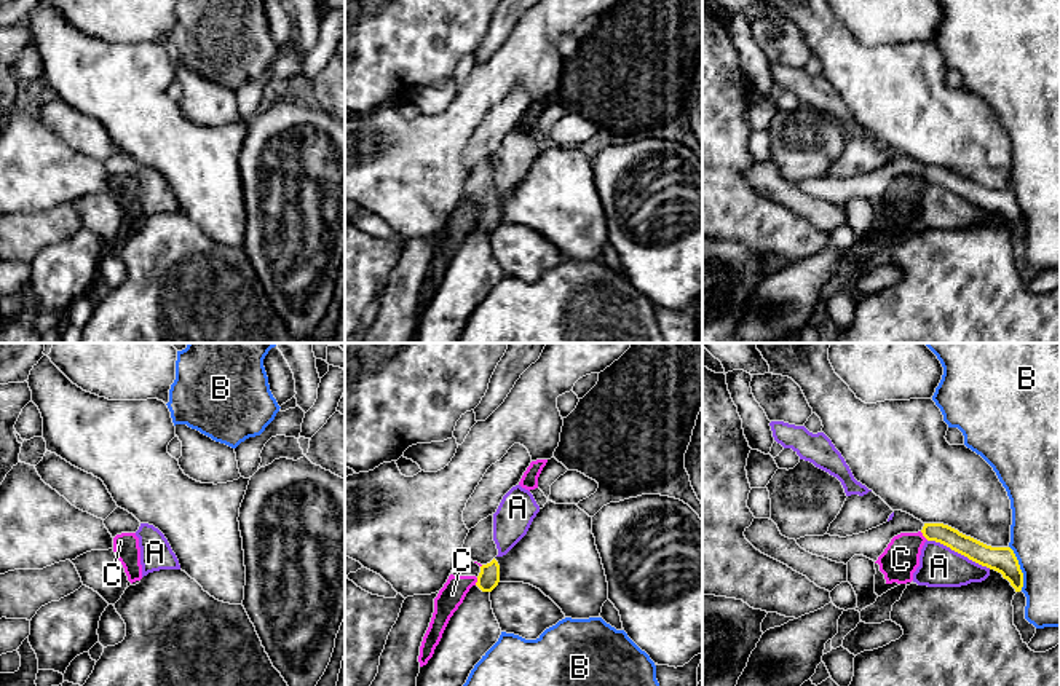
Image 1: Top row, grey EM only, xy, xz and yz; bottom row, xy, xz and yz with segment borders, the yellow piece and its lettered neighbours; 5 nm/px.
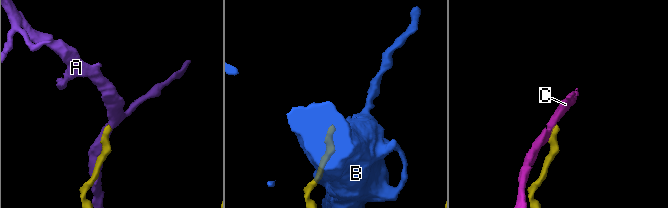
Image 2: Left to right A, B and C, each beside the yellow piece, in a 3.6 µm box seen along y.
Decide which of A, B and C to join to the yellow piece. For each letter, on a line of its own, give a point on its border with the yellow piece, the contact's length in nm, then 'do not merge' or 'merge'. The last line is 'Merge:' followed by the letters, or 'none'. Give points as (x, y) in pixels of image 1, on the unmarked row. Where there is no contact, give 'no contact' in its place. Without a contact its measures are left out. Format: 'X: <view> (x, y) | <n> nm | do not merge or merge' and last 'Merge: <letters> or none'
A: yz (960, 195) | 360 nm | do not merge
B: yz (1019, 211) | 240 nm | do not merge
C: yz (925, 179) | 60 nm | do not merge
Merge: none

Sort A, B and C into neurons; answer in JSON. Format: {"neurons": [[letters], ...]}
{"neurons": [["A"], ["B"], ["C"]]}

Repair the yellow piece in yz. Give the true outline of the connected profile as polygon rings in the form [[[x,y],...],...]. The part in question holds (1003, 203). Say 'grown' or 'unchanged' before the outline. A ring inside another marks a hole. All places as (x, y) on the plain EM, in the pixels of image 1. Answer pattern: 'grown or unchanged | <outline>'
grown | [[[894,153],[894,160],[889,164],[865,175],[846,180],[830,177],[805,179],[797,182],[797,187],[813,198],[846,207],[854,198],[864,198],[876,204],[894,179],[918,174],[921,174],[928,183],[940,185],[969,203],[1001,215],[1015,235],[1022,233],[1023,215],[1011,190],[987,188],[948,168],[923,166],[902,153]]]

